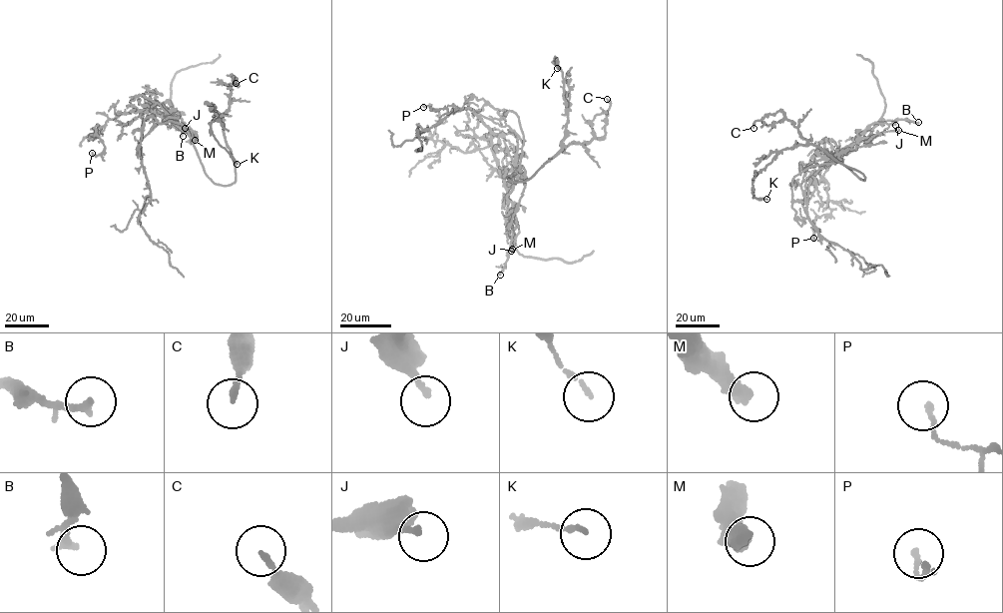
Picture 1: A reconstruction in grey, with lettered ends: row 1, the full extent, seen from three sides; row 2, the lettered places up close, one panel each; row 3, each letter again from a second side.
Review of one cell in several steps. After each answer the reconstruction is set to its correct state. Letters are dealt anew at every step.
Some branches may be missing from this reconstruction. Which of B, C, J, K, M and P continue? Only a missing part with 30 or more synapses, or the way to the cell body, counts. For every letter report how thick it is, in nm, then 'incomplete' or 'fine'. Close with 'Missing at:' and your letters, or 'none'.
B: calibre 240 nm; fine
C: calibre 150 nm; fine
J: calibre 190 nm; fine
K: calibre 140 nm; fine
M: calibre 440 nm; fine
P: calibre 130 nm; fine
Missing at: none

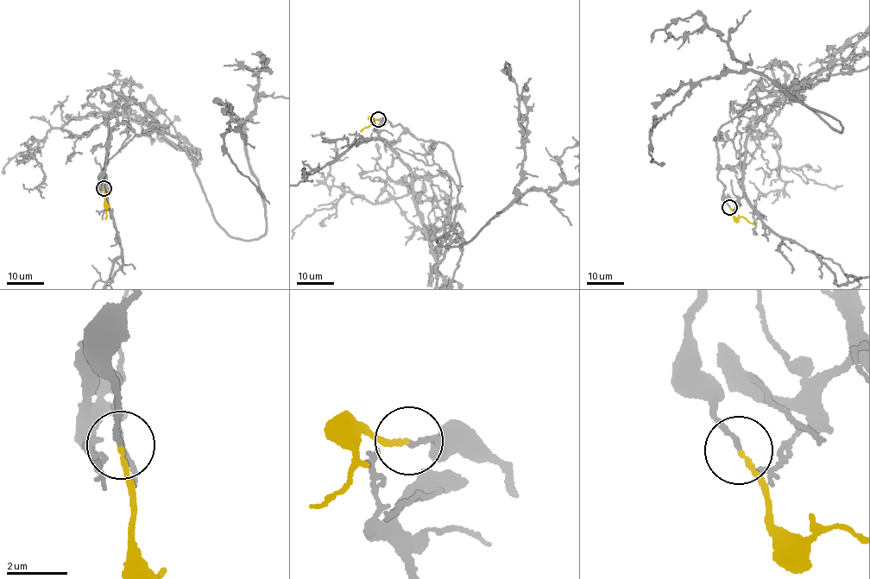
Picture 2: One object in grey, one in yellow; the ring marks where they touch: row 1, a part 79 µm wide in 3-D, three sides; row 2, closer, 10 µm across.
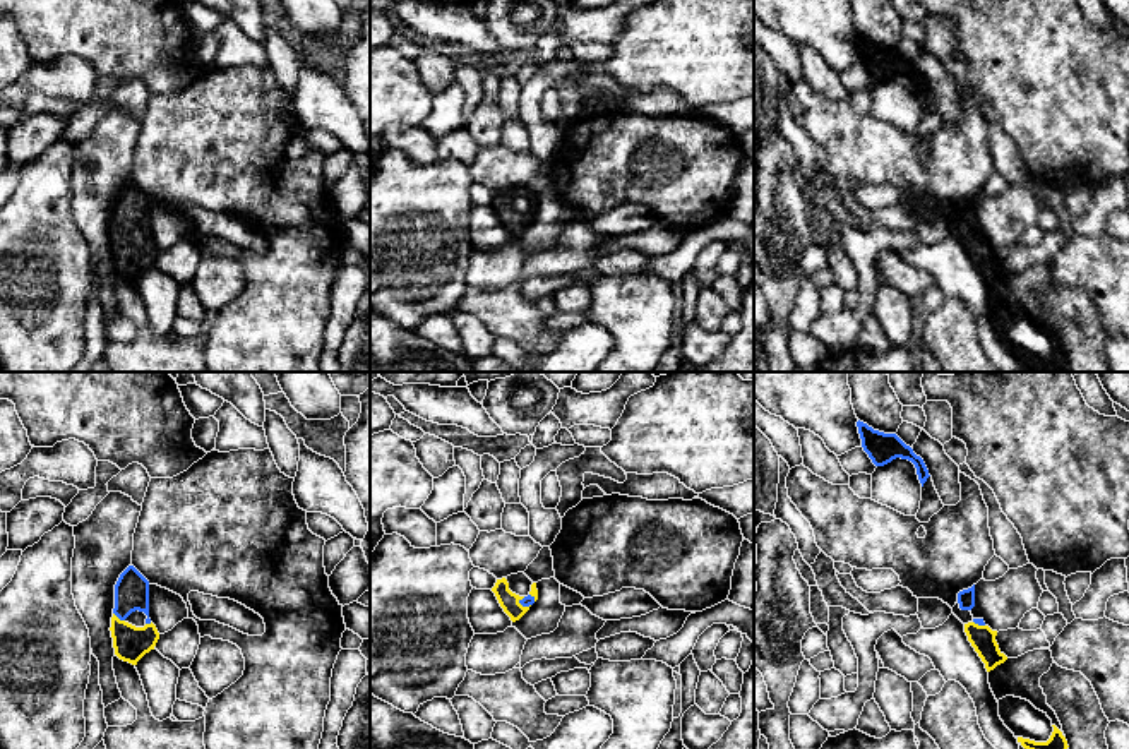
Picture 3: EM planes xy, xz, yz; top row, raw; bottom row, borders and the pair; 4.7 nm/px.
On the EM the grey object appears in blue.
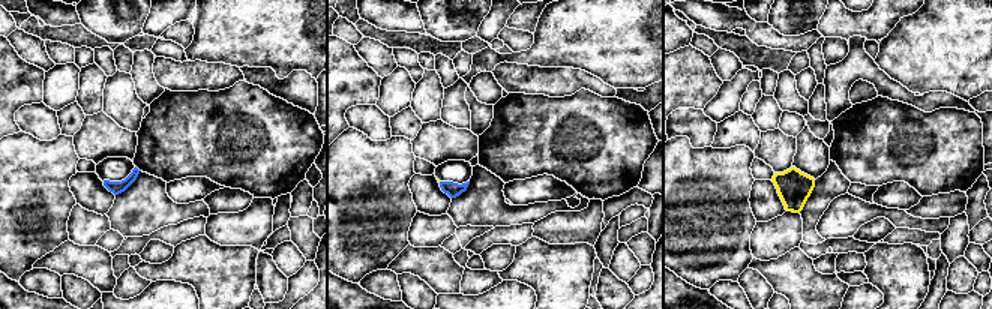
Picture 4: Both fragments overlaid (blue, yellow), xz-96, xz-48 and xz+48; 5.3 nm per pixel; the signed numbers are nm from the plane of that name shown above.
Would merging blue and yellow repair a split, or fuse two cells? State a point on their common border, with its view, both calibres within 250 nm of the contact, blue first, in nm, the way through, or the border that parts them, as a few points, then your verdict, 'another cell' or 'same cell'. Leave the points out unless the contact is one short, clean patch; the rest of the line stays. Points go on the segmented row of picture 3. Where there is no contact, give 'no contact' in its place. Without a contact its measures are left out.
meets blue in xy at (119, 617); 160 nm thick on the blue side, 170 nm on the other; runs through xy (132, 590), (119, 617), (119, 628), (131, 643); same cell

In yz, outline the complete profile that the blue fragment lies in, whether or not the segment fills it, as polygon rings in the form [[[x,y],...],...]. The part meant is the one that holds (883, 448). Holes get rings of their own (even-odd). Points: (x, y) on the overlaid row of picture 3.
[[[860,420],[857,422],[857,427],[862,439],[862,447],[875,466],[884,466],[896,458],[908,459],[915,464],[918,480],[923,487],[930,475],[923,459],[917,456],[910,446],[906,446],[896,434],[874,430]]]

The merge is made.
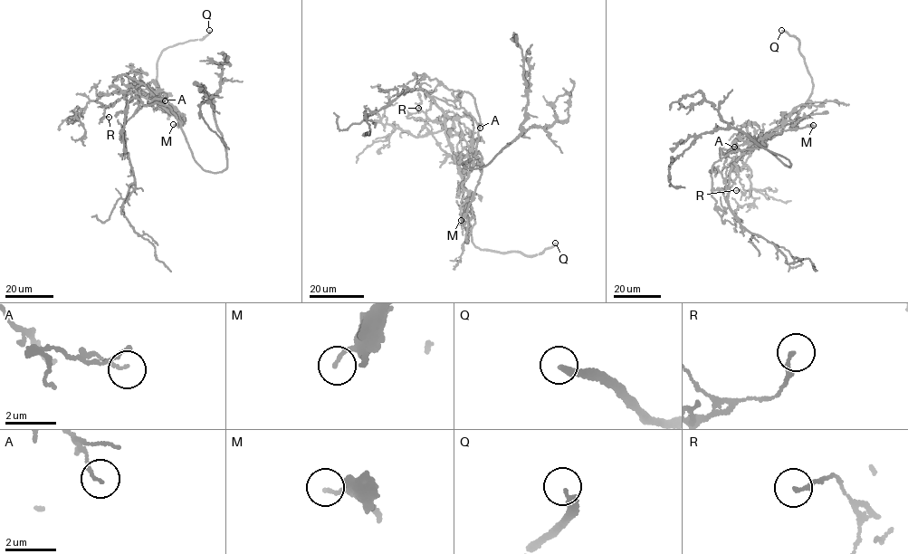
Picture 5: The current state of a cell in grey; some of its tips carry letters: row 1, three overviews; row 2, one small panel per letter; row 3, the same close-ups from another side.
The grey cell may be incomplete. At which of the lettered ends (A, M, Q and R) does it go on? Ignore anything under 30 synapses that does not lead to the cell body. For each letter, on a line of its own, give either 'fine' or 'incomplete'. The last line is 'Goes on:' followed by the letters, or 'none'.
A: fine
M: fine
Q: incomplete
R: fine
Goes on: Q

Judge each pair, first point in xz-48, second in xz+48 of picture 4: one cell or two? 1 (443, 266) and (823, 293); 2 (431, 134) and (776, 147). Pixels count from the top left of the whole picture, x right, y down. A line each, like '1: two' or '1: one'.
1: one
2: one

